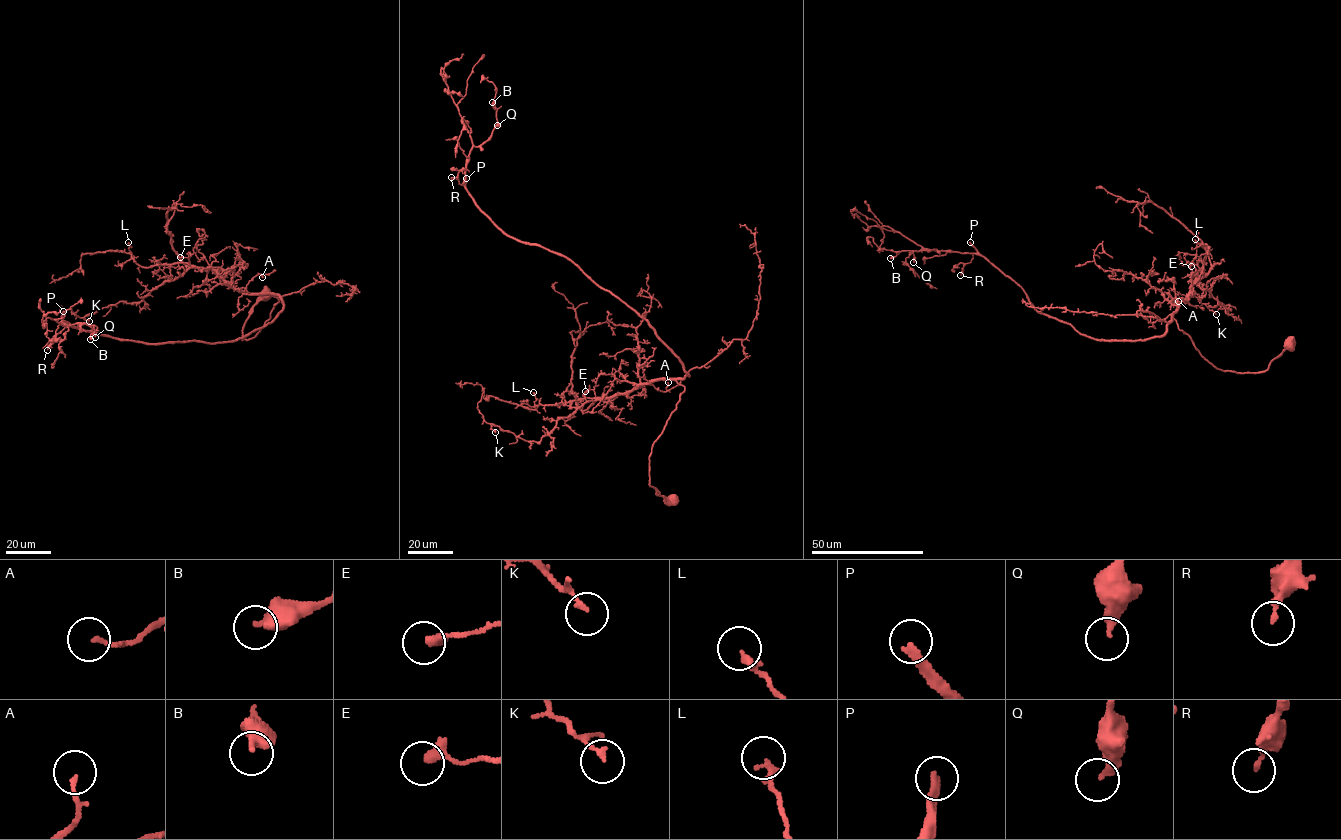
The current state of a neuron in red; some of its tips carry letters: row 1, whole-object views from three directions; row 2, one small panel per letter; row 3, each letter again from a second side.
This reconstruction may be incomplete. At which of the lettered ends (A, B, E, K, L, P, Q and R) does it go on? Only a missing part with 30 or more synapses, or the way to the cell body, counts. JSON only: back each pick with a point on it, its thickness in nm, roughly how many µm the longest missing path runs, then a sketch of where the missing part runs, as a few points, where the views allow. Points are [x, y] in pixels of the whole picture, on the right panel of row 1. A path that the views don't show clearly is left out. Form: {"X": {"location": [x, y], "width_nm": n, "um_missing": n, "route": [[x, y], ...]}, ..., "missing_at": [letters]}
{"P": {"location": [970, 242], "width_nm": 280, "um_missing": 90, "route": [[970, 242], [941, 216], [908, 194], [897, 175], [901, 167], [916, 156], [935, 154], [935, 144], [939, 142]]}, "missing_at": ["P"]}

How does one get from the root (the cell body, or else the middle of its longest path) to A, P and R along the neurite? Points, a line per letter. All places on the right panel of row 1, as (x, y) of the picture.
A: (1288, 344), (1265, 370), (1222, 371), (1201, 355), (1191, 338), (1179, 329), (1172, 314), (1189, 299), (1178, 301)
P: (1288, 344), (1266, 370), (1236, 373), (1201, 355), (1173, 318), (1147, 339), (1087, 336), (1037, 311), (970, 242)
R: (1288, 344), (1265, 370), (1223, 371), (1173, 318), (1159, 336), (1101, 340), (1037, 311), (983, 256), (960, 275)

